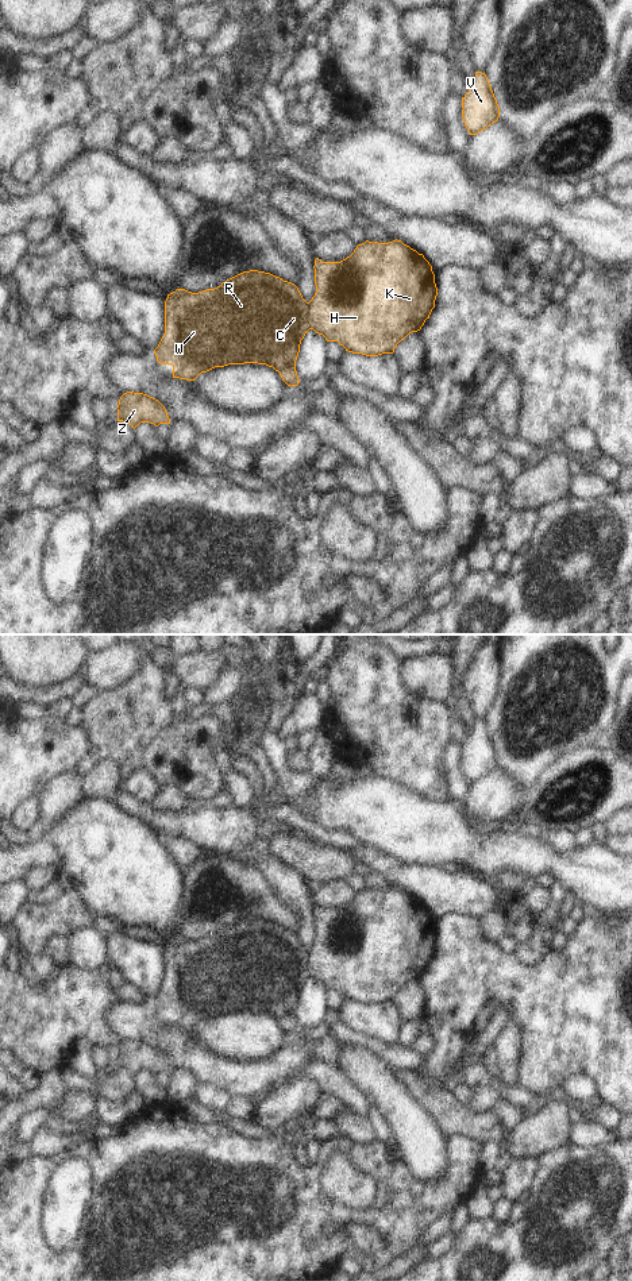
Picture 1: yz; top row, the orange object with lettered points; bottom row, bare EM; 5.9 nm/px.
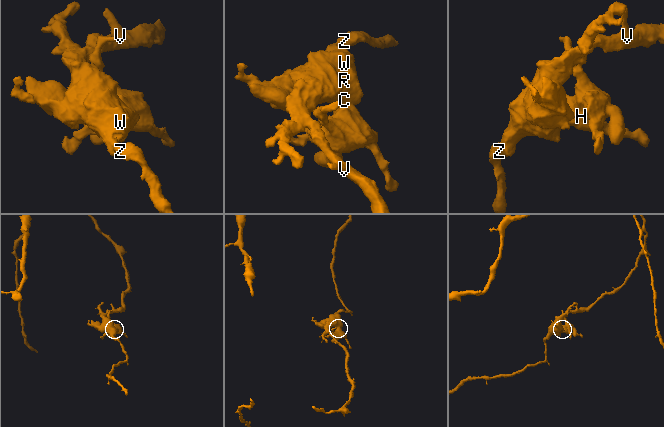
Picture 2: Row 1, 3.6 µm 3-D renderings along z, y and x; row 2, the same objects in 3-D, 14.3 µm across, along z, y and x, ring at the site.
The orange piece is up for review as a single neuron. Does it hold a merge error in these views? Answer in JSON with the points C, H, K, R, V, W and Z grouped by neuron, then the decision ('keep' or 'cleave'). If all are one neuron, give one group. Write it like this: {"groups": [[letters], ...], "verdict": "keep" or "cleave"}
{"groups": [["C", "R", "V", "W", "Z"], ["H", "K"]], "verdict": "cleave"}

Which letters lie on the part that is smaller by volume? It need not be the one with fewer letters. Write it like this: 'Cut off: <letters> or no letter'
Cut off: H, K

